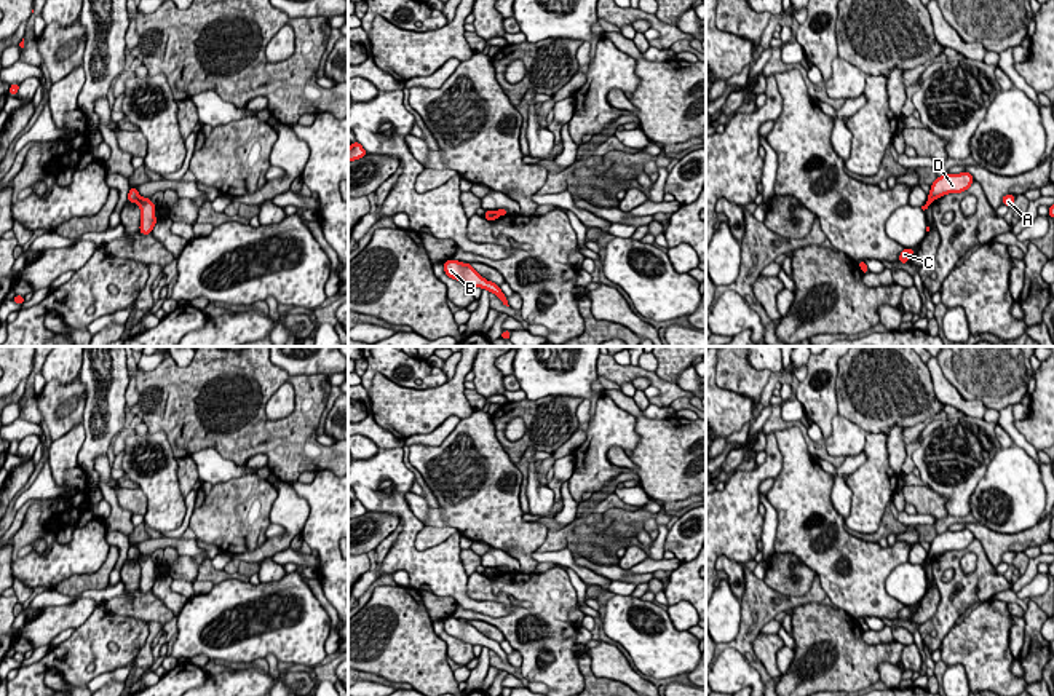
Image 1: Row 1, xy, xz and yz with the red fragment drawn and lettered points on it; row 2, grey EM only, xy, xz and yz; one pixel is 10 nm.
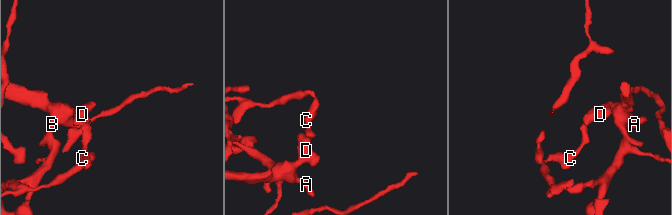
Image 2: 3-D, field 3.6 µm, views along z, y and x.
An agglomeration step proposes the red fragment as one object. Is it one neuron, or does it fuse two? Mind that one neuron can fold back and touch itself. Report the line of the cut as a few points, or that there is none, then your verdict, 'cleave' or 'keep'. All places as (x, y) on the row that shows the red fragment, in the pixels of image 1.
xy (141, 198), (136, 201) | cleave

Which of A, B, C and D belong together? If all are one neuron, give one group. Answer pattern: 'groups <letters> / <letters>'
groups A B D / C

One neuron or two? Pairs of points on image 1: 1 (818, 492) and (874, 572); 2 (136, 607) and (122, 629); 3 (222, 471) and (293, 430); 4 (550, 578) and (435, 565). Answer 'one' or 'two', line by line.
1: one
2: two
3: two
4: two

